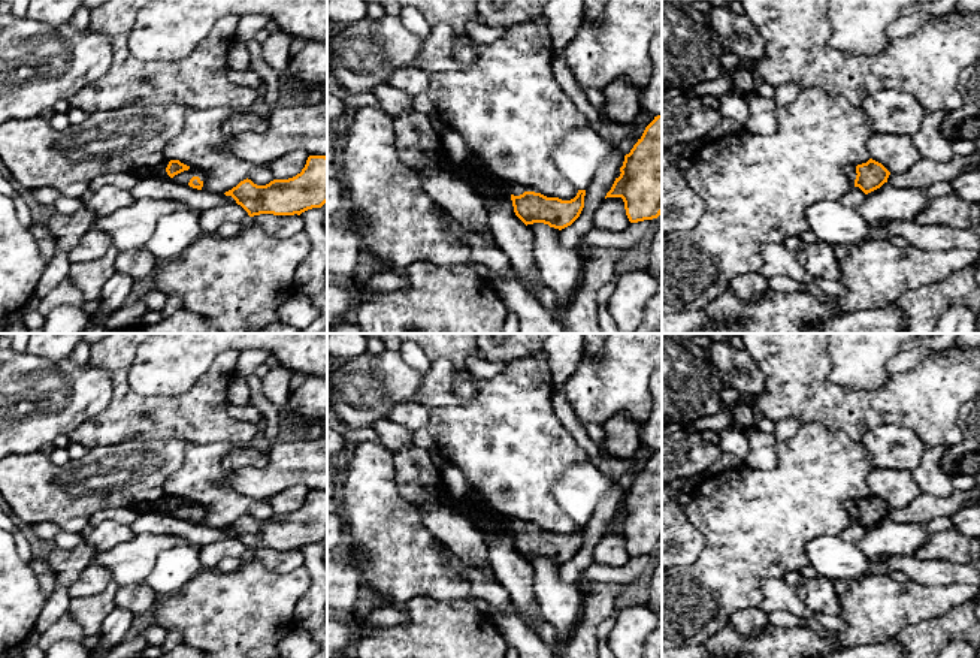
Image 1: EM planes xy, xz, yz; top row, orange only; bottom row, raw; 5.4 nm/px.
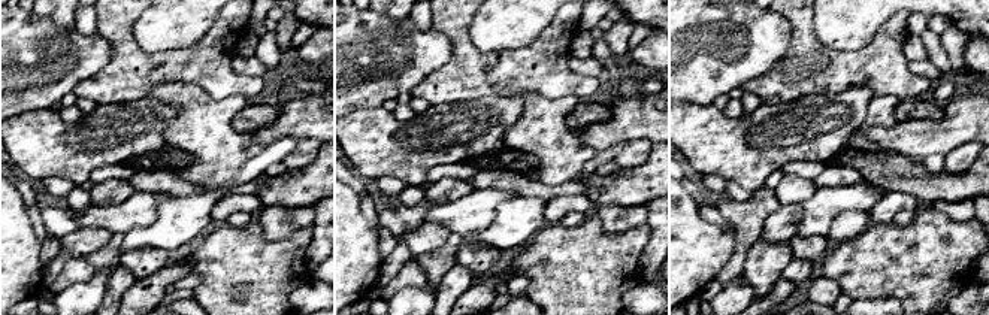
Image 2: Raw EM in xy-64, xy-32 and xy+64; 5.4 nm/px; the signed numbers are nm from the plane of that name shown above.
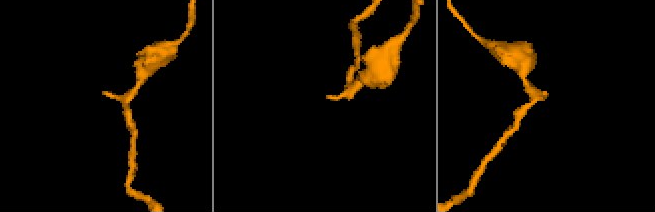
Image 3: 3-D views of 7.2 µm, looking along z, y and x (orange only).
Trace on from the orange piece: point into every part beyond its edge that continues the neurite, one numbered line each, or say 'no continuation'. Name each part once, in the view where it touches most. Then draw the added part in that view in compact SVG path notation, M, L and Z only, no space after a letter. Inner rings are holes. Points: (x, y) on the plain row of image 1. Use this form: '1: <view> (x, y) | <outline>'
1: xy (184, 512) | M166 495L164 498L161 498L158 502L143 502L143 504L139 504L136 505L136 508L143 514L143 513L148 513L148 511L155 511L155 510L161 510L161 511L166 511L166 513L170 513L166 507L166 502L169 499L170 495ZM190 502L188 505L184 505L178 510L175 510L173 516L179 517L179 519L184 519L184 520L188 520L190 514L193 511L199 511L200 516L205 516L205 511L203 508L196 504L196 502Z

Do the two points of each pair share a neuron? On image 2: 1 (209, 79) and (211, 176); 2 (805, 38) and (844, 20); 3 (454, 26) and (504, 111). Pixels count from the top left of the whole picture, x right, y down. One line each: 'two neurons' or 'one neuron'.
1: two neurons
2: two neurons
3: two neurons

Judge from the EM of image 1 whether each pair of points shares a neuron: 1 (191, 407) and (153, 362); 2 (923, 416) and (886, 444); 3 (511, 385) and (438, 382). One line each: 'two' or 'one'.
1: two
2: two
3: one

